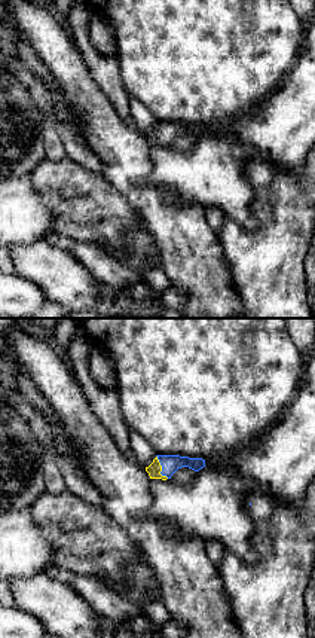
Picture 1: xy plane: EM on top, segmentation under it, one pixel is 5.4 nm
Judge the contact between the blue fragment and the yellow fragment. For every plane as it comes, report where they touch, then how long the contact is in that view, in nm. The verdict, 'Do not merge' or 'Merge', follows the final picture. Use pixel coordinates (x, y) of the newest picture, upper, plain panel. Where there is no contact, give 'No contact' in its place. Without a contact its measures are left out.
Touches blue at (162, 136). Shared border 140 nm

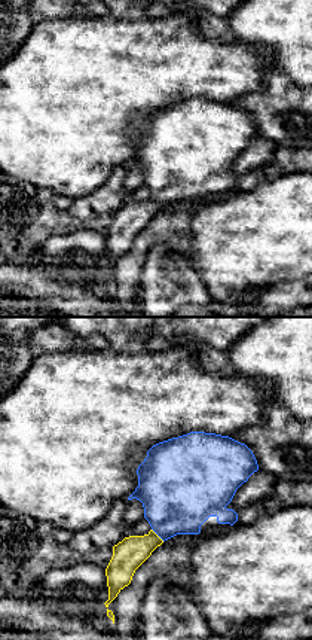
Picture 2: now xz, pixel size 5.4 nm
Touches blue at (158, 201). Shared border 100 nm

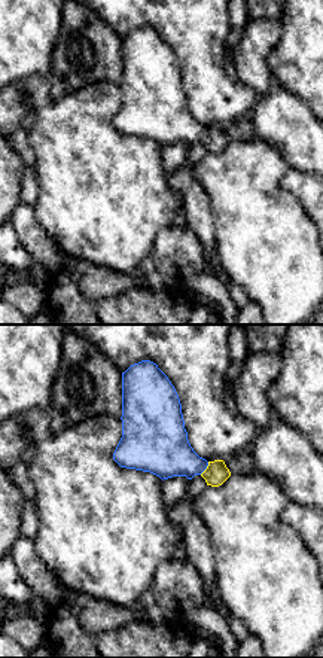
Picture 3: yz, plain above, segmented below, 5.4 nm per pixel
Touches blue at (206, 134). Shared border 90 nm

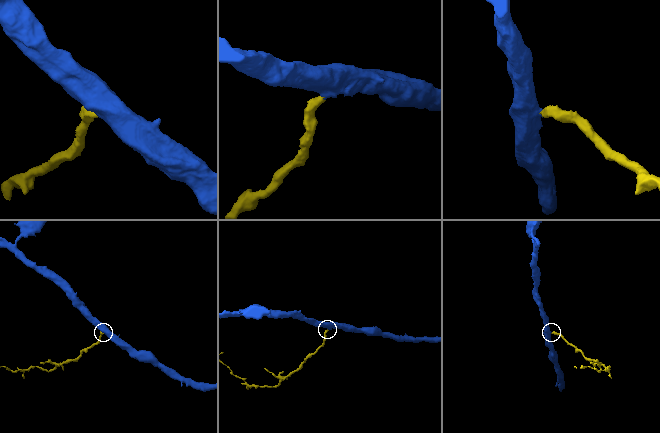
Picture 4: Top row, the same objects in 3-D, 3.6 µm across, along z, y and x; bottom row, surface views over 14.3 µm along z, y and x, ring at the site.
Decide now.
Merge

